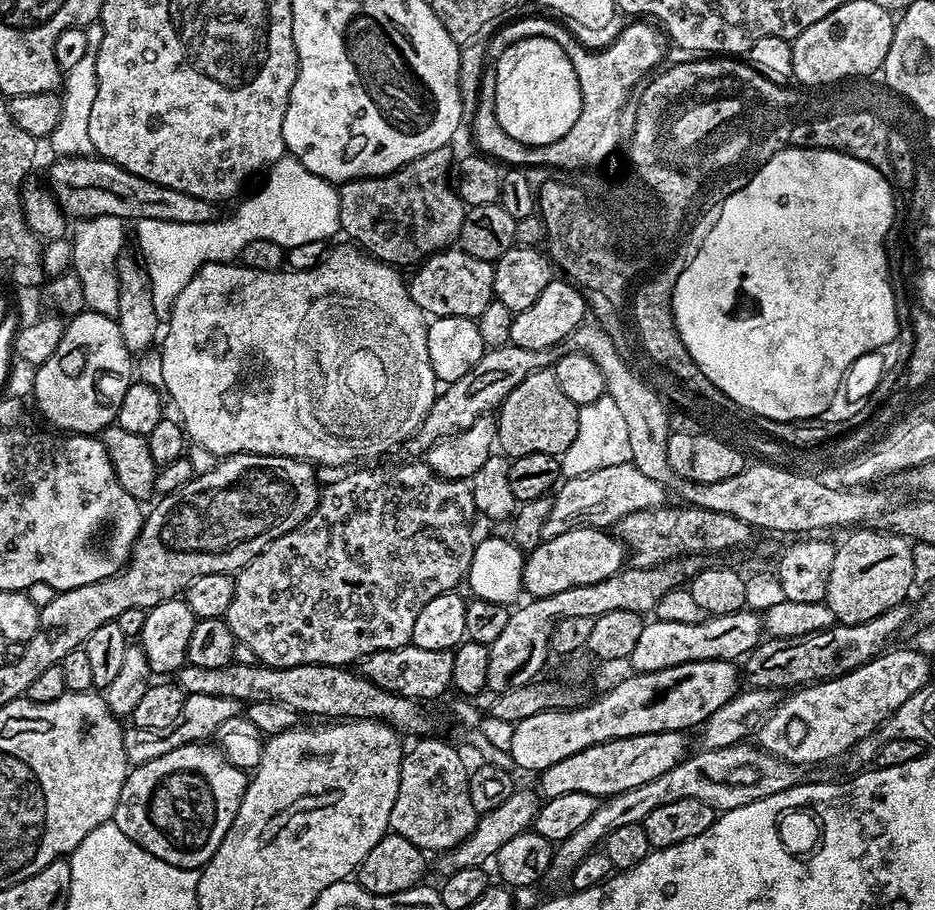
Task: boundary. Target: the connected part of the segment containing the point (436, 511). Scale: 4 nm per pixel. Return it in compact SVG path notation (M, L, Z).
M426 462L408 463L412 464L400 464L397 468L364 468L361 472L352 472L334 481L329 488L327 485L321 491L320 503L299 526L282 534L282 538L274 538L274 542L270 542L262 554L258 554L245 568L235 573L234 598L230 601L226 619L237 640L246 642L246 646L254 650L259 663L267 664L269 668L289 668L303 664L352 666L375 652L407 648L411 645L414 621L422 611L422 606L426 606L430 598L438 598L438 594L459 589L465 583L474 547L472 519L478 516L472 489L465 481L436 476Z

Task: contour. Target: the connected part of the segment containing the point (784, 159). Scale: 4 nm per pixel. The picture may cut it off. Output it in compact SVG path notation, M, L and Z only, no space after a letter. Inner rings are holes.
M784 148L778 154L774 154L769 160L761 166L757 172L753 172L743 191L739 191L726 198L726 206L722 214L718 214L718 222L715 230L710 231L708 244L702 245L702 251L695 255L695 263L692 268L687 268L683 279L680 279L680 288L673 290L672 296L672 316L675 320L677 334L680 335L681 342L684 343L690 358L700 367L702 374L721 392L728 394L730 398L735 399L742 407L751 410L759 410L764 414L778 412L790 422L808 422L813 418L819 418L821 415L822 398L825 394L836 388L837 381L840 381L840 372L843 371L847 362L854 358L861 358L868 352L884 350L888 343L896 336L896 331L900 328L900 320L896 317L896 296L892 293L892 283L890 276L879 276L872 271L872 243L870 238L874 235L874 197L866 194L868 185L876 181L880 173L871 168L866 162L856 160L853 156L847 156L845 152L835 152L829 148Z

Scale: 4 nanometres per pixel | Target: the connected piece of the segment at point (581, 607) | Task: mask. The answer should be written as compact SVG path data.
M692 558L668 560L665 564L655 564L652 568L628 566L619 574L606 578L602 582L574 586L558 594L529 599L527 601L529 604L521 603L509 615L502 634L498 634L498 638L494 638L494 642L488 645L490 667L486 678L491 691L494 690L493 693L499 694L506 690L514 690L514 686L533 683L543 673L540 671L543 670L544 663L550 660L548 650L550 634L554 626L562 622L562 618L598 617L602 614L610 614L610 610L651 613L656 607L658 598L662 598L662 594L666 594L672 588L681 587L686 578L695 576L697 571L697 561Z

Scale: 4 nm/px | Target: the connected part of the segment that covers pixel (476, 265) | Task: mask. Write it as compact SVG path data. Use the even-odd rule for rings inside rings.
M459 246L445 248L443 252L435 252L433 256L428 257L415 269L416 272L410 276L408 292L418 302L418 306L429 317L437 316L470 316L478 318L482 310L494 299L492 287L494 286L494 267L489 261L479 260L470 254L466 254L464 249Z

